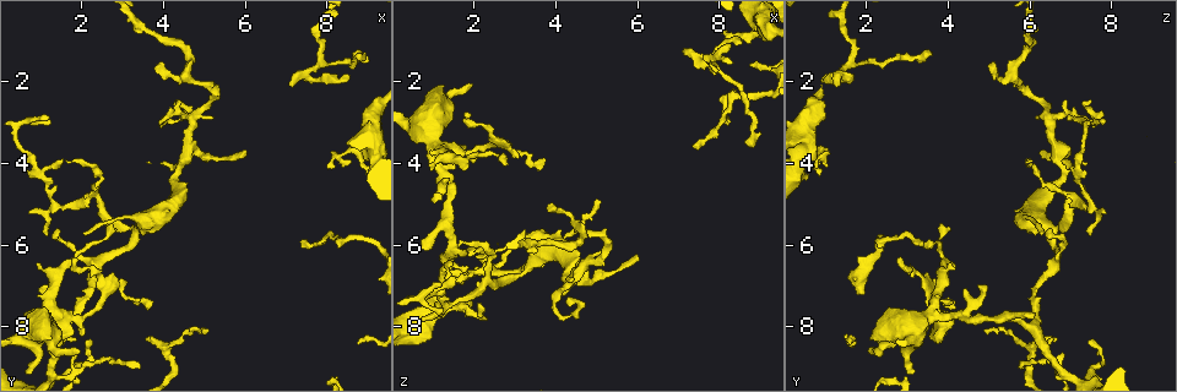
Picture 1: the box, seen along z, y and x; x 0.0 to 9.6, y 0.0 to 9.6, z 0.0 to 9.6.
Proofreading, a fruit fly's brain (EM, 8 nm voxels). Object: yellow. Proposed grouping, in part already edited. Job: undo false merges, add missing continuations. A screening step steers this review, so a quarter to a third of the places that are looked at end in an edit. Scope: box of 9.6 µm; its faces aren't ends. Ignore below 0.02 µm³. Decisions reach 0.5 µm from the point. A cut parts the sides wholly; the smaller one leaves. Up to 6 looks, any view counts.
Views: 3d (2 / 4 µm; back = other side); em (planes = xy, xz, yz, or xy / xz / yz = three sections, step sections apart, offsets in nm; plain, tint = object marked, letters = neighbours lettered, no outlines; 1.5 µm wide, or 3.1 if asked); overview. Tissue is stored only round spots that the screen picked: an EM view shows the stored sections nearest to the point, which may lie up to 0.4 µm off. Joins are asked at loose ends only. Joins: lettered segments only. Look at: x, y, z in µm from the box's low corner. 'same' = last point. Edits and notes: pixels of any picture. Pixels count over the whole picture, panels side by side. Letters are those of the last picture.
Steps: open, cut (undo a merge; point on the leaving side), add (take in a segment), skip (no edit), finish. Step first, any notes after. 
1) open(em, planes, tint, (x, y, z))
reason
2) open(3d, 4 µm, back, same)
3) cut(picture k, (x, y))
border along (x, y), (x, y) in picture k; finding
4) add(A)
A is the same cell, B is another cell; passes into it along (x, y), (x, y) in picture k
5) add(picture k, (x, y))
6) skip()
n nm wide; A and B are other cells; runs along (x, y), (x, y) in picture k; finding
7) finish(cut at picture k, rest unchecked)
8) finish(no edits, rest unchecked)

open(em, yz, step 8, letters, (3.65, 8.25, 6.55))

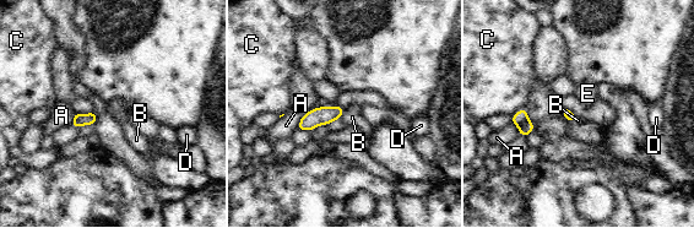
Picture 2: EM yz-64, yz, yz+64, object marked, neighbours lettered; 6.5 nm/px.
open(em, planes, letters, same)

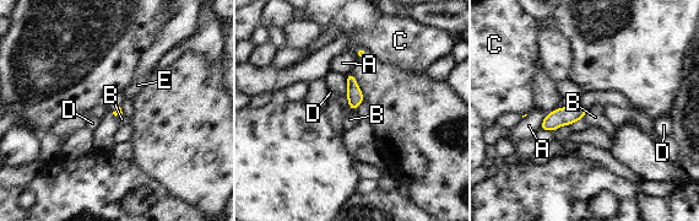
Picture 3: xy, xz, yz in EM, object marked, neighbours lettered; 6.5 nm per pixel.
skip()
A, B, C, D and E are other cells; border along (588, 109), (583, 118) in picture 3; none of them fits

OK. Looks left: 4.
open(em, planes, letters, (3.35, 5.70, 6.55))
side arm on a straight run

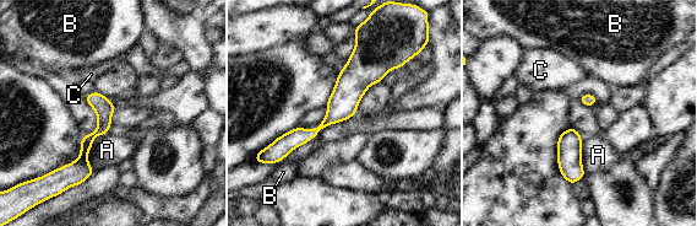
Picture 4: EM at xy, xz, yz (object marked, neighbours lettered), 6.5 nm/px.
skip()
A, B and C are other cells; border along (107, 133), (88, 152), (94, 171) in picture 4; one cell here

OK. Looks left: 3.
open(em, planes, letters, (4.00, 3.00, 7.30))
sharp bend

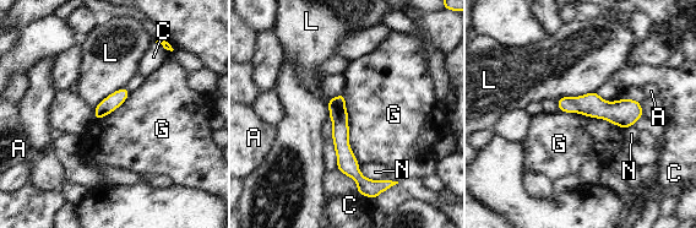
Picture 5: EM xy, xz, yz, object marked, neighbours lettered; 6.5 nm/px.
skip()
A, C, G, L and N are other cells; border along (342, 92), (348, 145), (359, 163) in picture 5; all the same cell

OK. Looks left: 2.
finish(no edits, rest unchecked)

